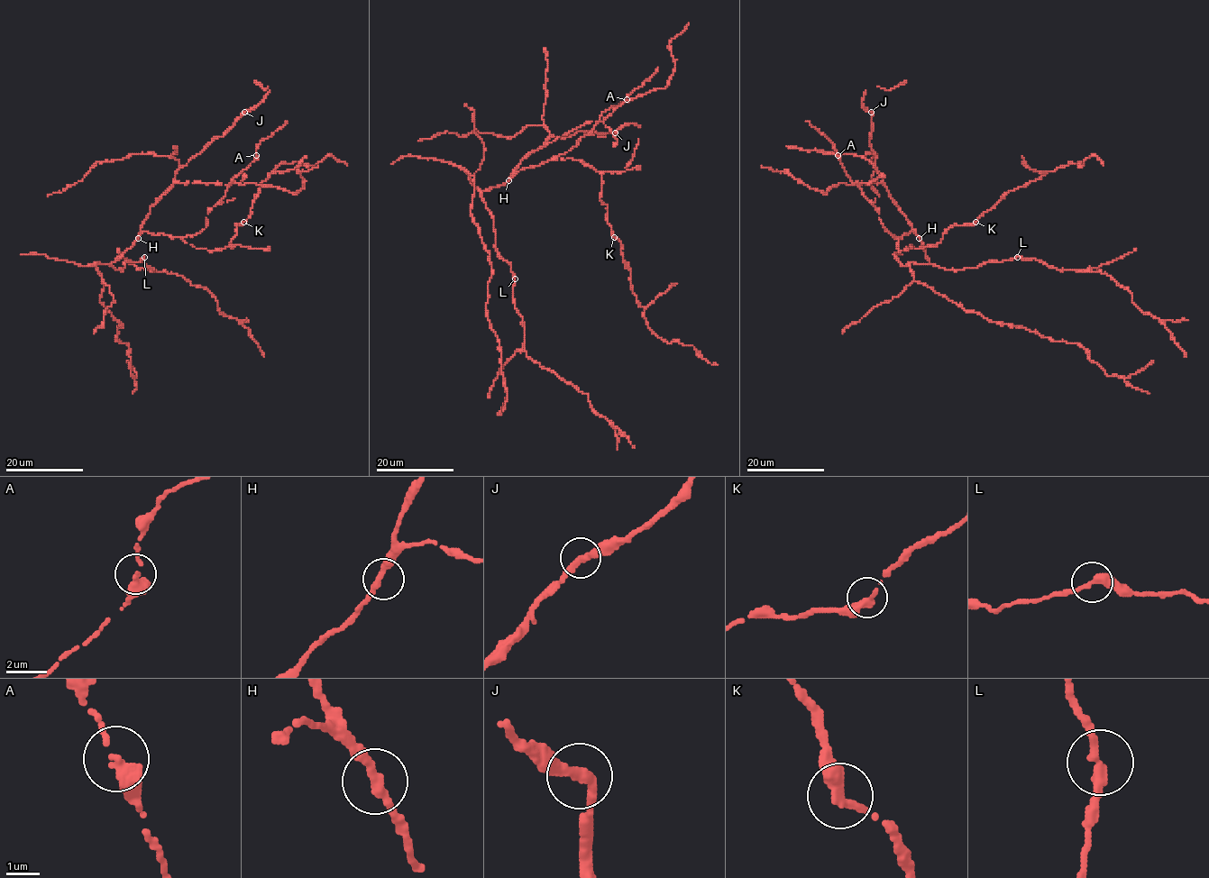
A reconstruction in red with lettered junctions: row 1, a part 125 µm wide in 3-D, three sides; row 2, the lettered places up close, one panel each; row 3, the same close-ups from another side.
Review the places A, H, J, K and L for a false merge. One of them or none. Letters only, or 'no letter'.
no letter

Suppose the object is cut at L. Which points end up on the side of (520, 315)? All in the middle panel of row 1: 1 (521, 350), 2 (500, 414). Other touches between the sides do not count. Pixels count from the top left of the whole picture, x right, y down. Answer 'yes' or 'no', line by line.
1: yes
2: no

